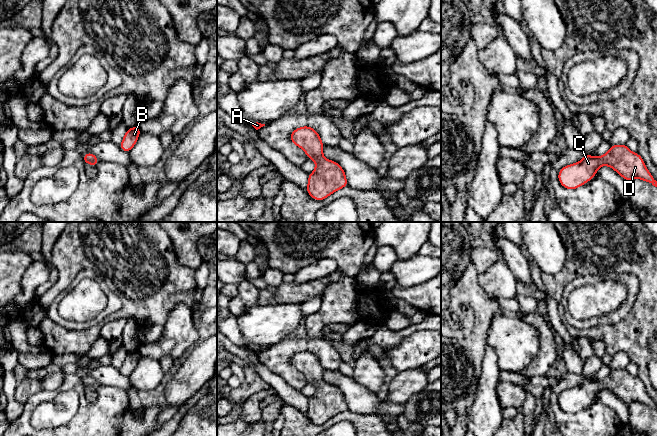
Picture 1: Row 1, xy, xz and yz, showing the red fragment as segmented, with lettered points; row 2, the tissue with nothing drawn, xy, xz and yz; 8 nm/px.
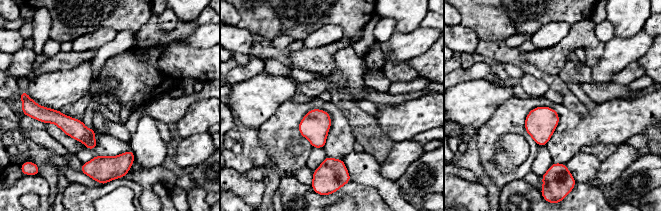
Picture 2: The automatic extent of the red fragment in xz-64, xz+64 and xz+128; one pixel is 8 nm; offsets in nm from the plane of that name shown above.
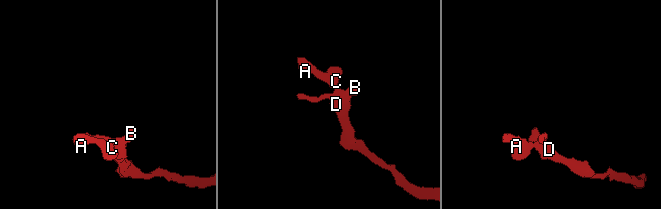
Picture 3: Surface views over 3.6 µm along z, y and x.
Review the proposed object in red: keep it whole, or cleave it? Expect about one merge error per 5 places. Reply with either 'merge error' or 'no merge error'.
no merge error

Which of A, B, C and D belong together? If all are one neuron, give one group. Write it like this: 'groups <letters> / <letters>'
groups A B C D

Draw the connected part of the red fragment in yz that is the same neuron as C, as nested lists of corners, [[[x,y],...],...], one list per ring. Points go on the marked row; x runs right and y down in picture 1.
[[[625,144],[611,145],[610,150],[602,157],[584,154],[581,162],[561,168],[558,172],[558,180],[566,189],[577,189],[590,181],[601,165],[611,167],[626,181],[638,178],[657,187],[657,181],[647,170],[642,157],[630,151]]]

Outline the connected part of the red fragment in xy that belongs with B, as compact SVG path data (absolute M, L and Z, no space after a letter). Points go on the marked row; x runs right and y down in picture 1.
M138 126L128 128L121 144L119 145L120 149L128 153L136 144L141 132L142 131Z

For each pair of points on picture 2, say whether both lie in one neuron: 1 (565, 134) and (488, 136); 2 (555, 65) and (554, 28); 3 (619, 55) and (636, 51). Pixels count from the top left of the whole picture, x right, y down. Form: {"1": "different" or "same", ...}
{"1": "same", "2": "different", "3": "same"}

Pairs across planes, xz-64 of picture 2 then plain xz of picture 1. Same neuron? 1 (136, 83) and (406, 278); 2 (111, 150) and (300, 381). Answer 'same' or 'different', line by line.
1: different
2: different

